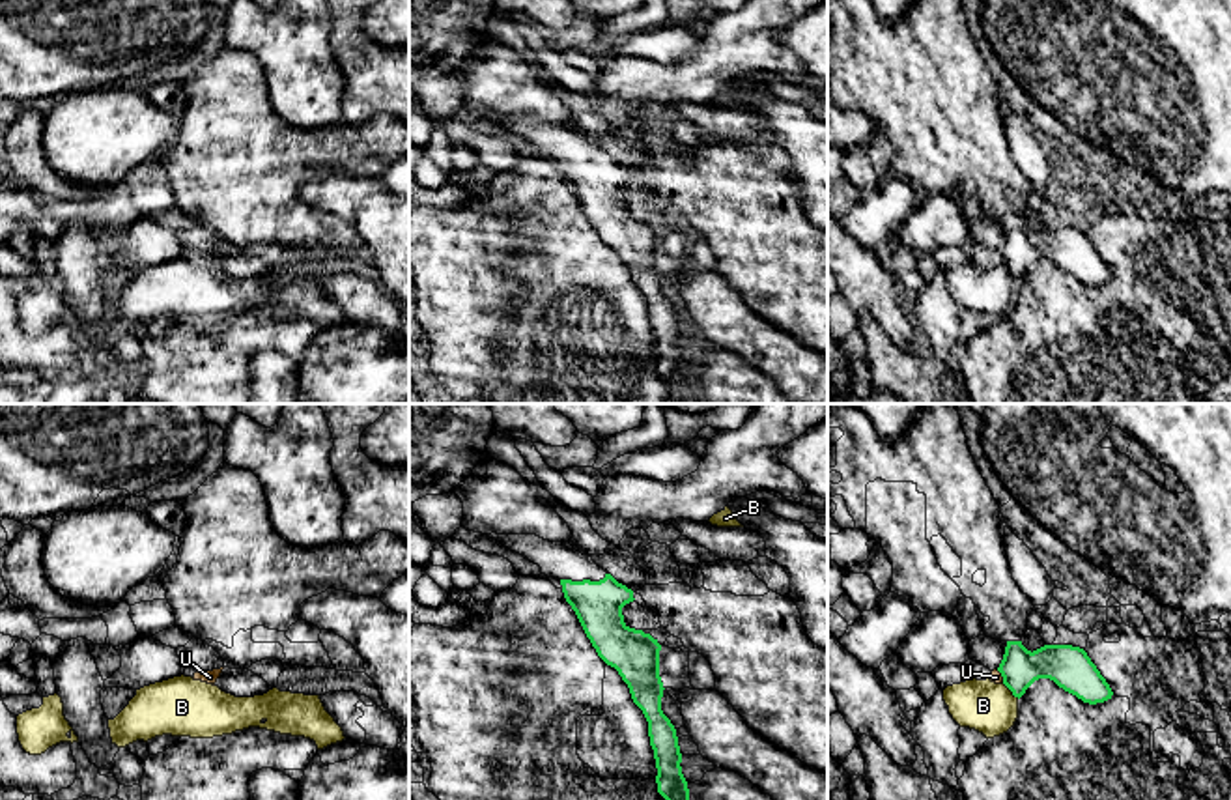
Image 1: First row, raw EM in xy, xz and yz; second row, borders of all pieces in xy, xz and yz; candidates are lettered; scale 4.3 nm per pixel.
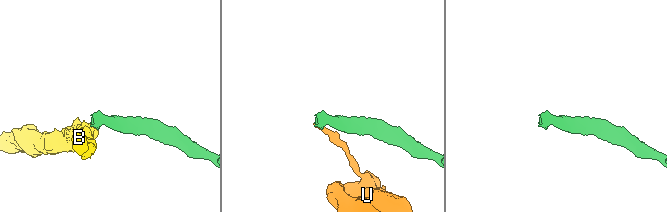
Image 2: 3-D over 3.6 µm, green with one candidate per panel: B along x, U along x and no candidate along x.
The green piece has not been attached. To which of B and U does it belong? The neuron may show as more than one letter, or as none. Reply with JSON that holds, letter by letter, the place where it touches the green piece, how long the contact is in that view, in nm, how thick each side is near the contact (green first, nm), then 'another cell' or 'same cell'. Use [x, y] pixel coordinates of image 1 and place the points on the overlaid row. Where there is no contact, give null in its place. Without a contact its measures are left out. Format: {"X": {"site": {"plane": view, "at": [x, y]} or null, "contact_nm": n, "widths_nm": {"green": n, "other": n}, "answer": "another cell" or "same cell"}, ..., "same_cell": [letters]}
{"B": {"site": {"plane": "yz", "at": [1011, 690]}, "contact_nm": 100, "widths_nm": {"green": 170, "other": 220}, "answer": "another cell"}, "U": {"site": {"plane": "yz", "at": [1002, 675]}, "contact_nm": 70, "widths_nm": {"green": 170, "other": 50}, "answer": "another cell"}, "same_cell": []}

